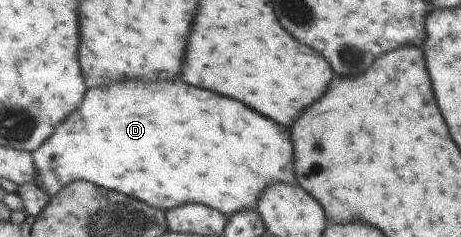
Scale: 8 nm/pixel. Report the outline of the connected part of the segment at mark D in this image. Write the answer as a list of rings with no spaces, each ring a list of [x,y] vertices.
[[[124,80],[124,82],[112,84],[112,88],[108,88],[108,86],[104,86],[104,88],[102,86],[100,88],[88,88],[80,108],[76,112],[70,112],[70,116],[62,124],[58,124],[54,128],[54,134],[38,150],[32,152],[35,170],[33,183],[49,198],[58,194],[58,190],[61,190],[70,182],[86,181],[95,186],[106,188],[106,190],[116,190],[116,192],[122,192],[126,196],[134,196],[134,198],[142,200],[145,204],[162,208],[164,211],[194,202],[210,206],[210,208],[222,212],[225,216],[229,216],[240,211],[256,211],[255,208],[259,198],[272,185],[296,185],[294,157],[295,152],[289,130],[285,126],[276,124],[274,121],[266,118],[264,115],[258,114],[254,109],[250,110],[250,107],[243,105],[242,102],[236,99],[224,98],[224,96],[214,94],[210,90],[194,88],[194,86],[190,86],[186,82],[180,82],[180,80],[174,80],[174,82],[166,82],[166,80],[158,80],[158,82]]]

